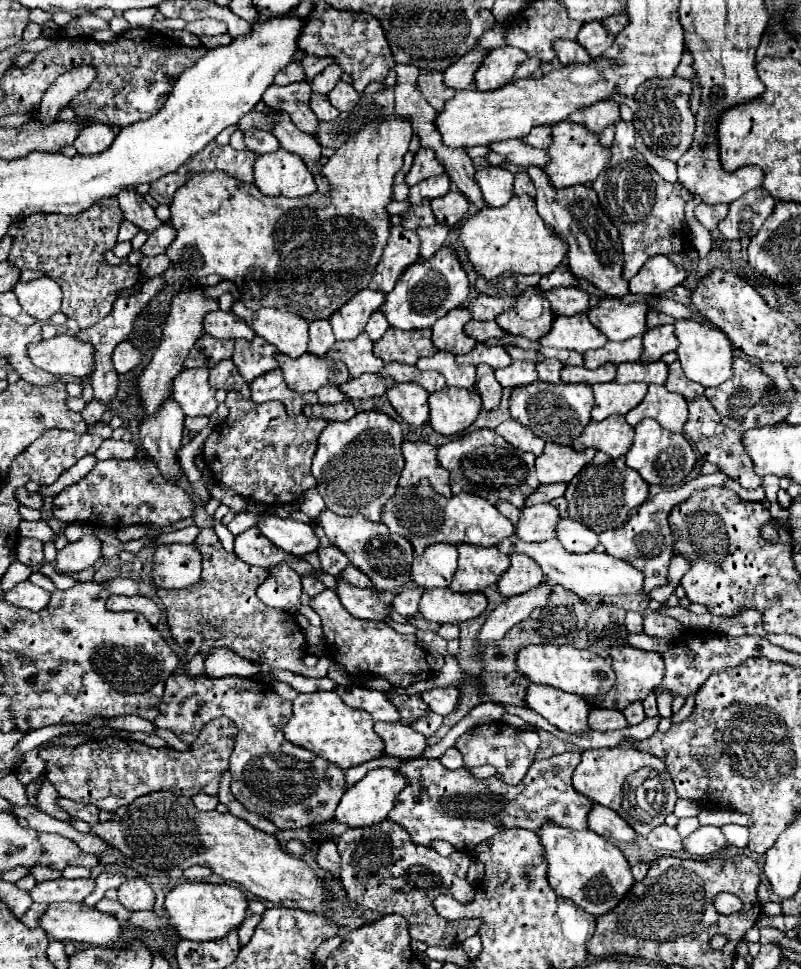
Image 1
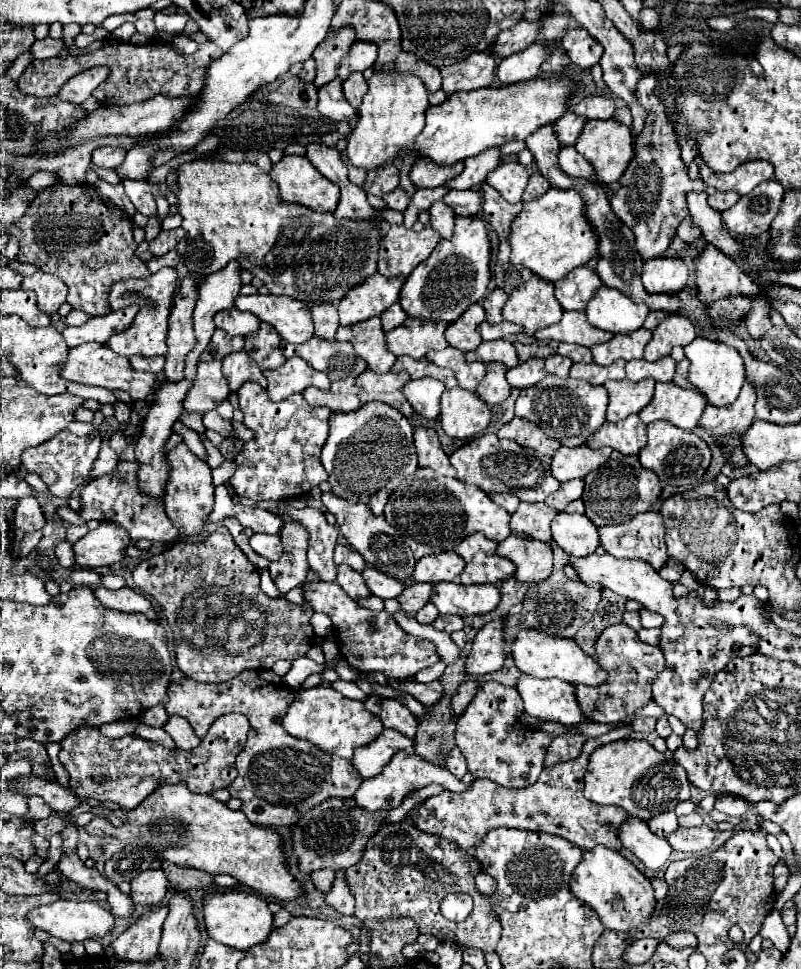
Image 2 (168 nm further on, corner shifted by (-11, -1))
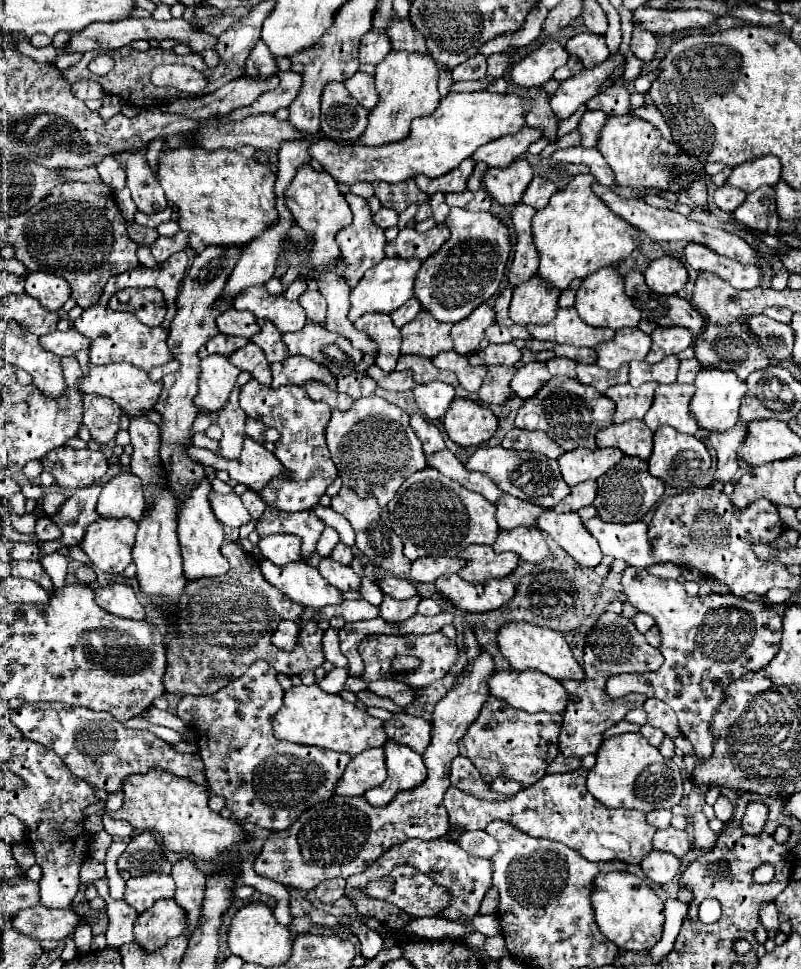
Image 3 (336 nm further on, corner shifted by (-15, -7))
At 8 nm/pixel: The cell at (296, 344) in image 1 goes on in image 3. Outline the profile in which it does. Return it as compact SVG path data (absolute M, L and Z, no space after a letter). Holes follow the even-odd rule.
M249 287L233 299L239 311L251 311L257 319L269 319L281 333L301 331L307 323L303 307L297 301L287 301L283 295L269 295L265 287Z

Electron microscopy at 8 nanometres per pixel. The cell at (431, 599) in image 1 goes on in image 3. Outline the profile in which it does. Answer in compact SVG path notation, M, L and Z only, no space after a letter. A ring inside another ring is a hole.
M449 575L437 579L435 587L443 599L447 599L455 609L461 609L465 613L495 611L515 595L515 585L509 579L467 583L459 575Z

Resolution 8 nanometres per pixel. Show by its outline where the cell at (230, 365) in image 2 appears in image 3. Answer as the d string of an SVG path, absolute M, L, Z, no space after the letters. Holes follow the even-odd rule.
M247 343L243 349L235 351L229 361L239 367L239 371L247 371L251 373L253 379L257 379L263 385L271 385L271 371L269 371L269 363L263 355L263 351L255 345L255 343Z

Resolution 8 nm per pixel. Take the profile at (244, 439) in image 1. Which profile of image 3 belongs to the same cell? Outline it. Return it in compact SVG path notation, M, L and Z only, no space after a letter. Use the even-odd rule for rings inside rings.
M251 379L241 389L239 405L247 413L247 417L257 419L265 427L275 427L281 435L275 443L273 453L277 459L281 459L287 475L283 475L283 479L271 479L267 487L255 493L265 503L271 503L271 507L279 507L281 511L307 511L309 507L319 503L319 497L337 477L337 469L325 445L325 427L331 417L331 407L327 407L327 403L311 401L303 387L285 385L275 391L255 379Z

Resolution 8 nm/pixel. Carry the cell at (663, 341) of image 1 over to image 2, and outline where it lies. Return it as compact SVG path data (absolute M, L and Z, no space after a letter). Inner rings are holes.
M683 315L665 317L653 331L653 339L645 347L645 359L657 361L671 353L675 345L689 345L697 337L695 325Z

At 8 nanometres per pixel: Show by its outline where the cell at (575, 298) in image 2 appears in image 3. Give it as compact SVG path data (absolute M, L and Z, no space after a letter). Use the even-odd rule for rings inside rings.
M577 279L575 283L571 283L571 285L561 293L561 299L559 299L559 305L561 305L561 307L573 307L573 305L575 305L575 295L577 295L581 283L583 283L583 279L581 279L581 281Z

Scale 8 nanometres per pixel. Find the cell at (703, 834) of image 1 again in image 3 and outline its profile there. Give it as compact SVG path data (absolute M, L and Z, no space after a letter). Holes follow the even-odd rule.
M673 827L657 831L653 837L653 847L661 851L669 851L675 857L683 857L693 849L693 835L687 831L677 831Z

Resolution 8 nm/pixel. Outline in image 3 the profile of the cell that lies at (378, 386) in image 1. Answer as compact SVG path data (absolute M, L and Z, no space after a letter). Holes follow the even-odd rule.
M371 365L367 371L367 377L375 379L375 383L381 387L381 389L387 389L387 391L411 391L413 389L413 379L411 379L411 371L391 371L391 373L385 373L381 371L377 365Z

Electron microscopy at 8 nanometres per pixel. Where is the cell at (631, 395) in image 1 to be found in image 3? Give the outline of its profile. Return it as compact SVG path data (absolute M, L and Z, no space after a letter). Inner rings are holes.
M645 383L641 387L627 385L613 385L605 391L605 395L617 405L615 409L615 423L625 423L629 419L643 419L653 403L653 393L657 383Z

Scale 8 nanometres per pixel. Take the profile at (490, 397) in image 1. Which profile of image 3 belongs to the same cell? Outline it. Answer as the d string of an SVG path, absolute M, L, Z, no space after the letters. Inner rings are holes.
M489 365L487 367L487 377L483 381L483 387L479 389L479 399L483 405L501 405L511 397L511 387L509 381L515 375L515 367L505 367L505 365Z

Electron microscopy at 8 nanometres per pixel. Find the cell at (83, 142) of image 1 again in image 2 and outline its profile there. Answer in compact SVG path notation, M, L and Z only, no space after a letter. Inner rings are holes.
M101 147L101 149L95 149L93 153L93 163L97 167L111 169L111 171L115 171L123 163L123 159L125 159L125 151L115 147Z

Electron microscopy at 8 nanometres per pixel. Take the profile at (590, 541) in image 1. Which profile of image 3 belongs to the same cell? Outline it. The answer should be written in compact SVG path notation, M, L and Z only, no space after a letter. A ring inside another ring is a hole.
M547 511L539 517L539 529L549 535L561 549L565 549L579 565L597 567L603 559L599 543L583 527L577 513L555 513Z

